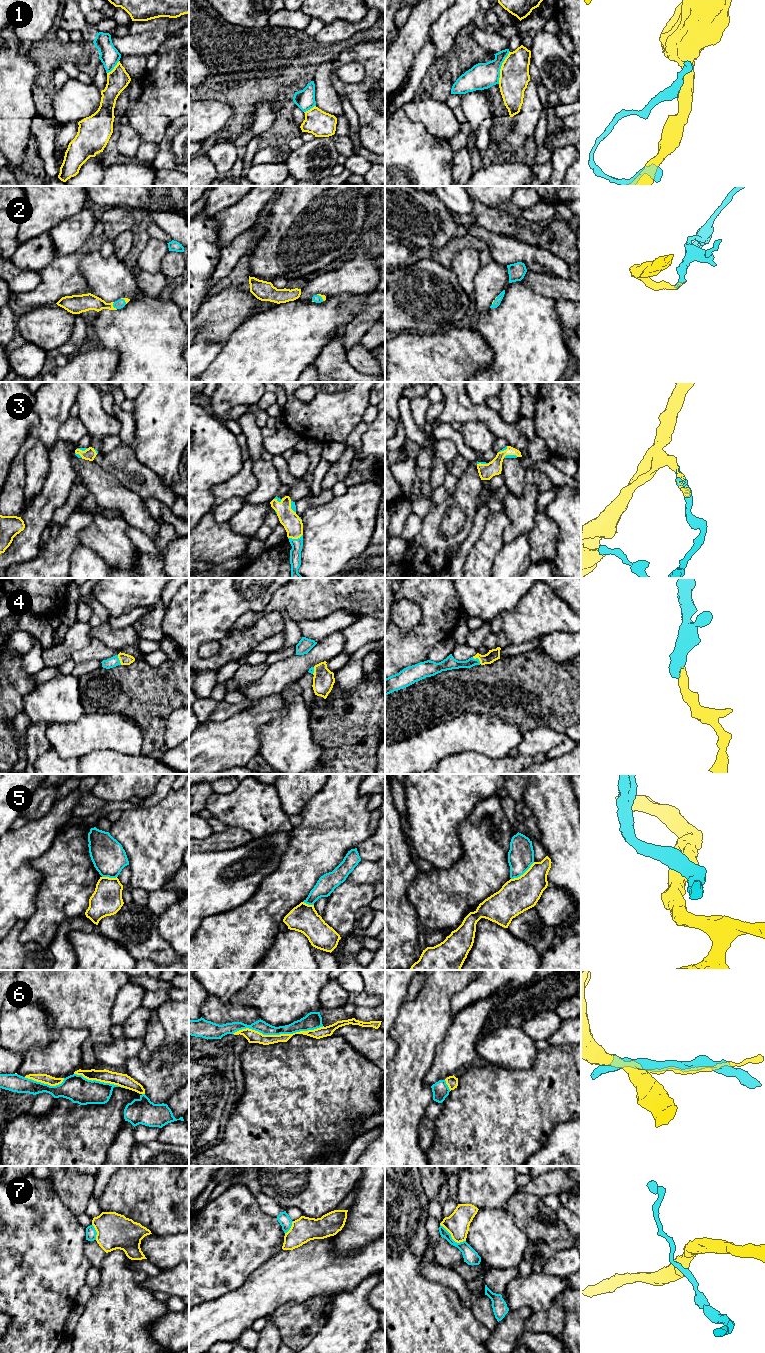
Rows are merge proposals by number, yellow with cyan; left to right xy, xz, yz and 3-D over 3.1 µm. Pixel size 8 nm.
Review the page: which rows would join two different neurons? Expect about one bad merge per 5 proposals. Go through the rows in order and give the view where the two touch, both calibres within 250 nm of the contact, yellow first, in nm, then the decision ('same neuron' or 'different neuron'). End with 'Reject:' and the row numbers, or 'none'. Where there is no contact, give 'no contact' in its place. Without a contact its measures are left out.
1: yz | 240/220 nm | different neuron
2: xy | 140/70 nm | same neuron
3: xz | 150/100 nm | same neuron
4: yz | 90/100 nm | same neuron
5: yz | 280/200 nm | different neuron
6: xz | 100/110 nm | different neuron
7: yz | 190/120 nm | different neuron
Reject: 1, 5, 6, 7

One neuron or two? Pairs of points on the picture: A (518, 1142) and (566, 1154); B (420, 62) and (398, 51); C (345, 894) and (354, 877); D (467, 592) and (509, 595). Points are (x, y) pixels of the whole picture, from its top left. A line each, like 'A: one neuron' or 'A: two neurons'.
A: two neurons
B: two neurons
C: two neurons
D: one neuron

